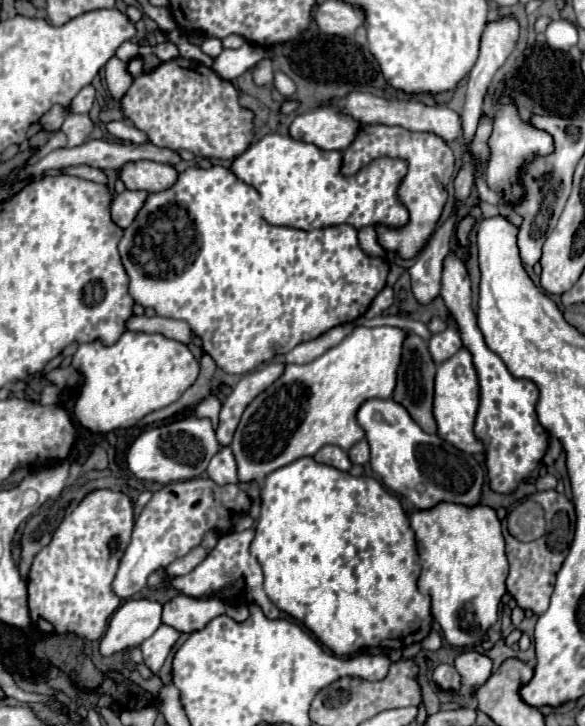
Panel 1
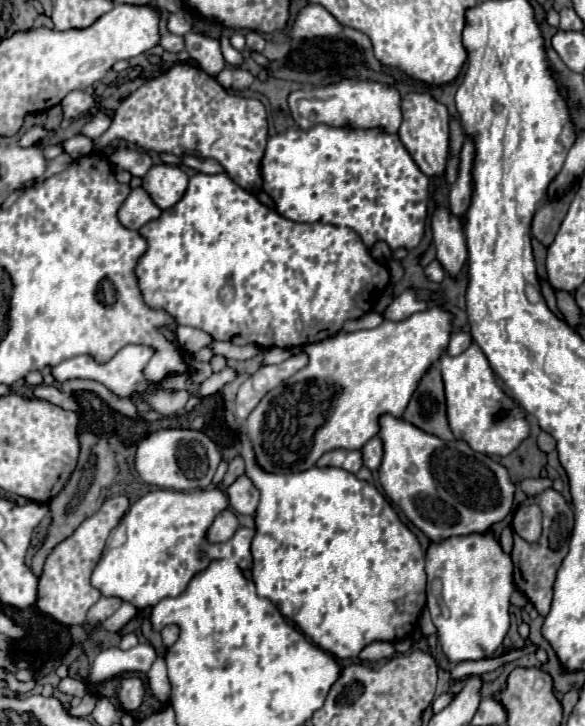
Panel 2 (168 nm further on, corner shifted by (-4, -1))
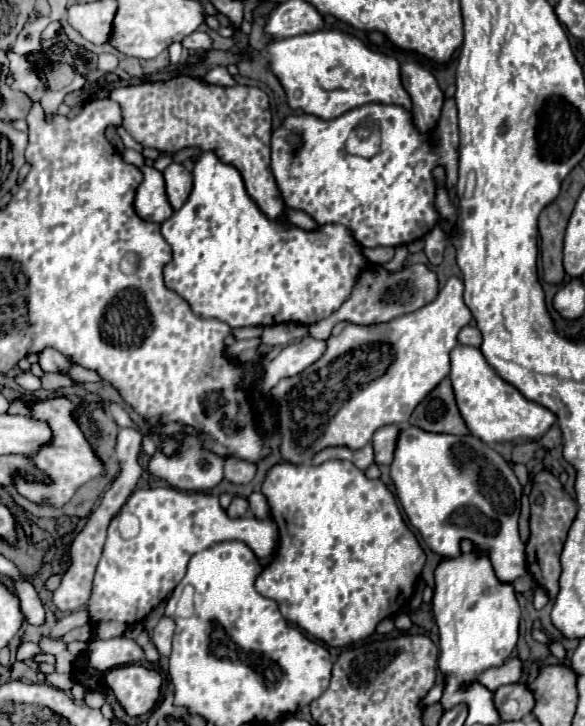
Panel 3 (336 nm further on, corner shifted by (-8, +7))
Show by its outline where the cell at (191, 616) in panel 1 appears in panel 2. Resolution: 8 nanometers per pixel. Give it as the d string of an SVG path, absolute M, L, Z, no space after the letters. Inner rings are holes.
M165 626L161 630L161 638L163 638L163 646L171 648L177 642L177 638L179 638L179 628L177 626Z

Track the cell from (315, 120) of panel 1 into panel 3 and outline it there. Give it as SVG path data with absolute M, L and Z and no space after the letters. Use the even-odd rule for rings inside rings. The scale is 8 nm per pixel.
M319 30L287 40L271 40L267 48L271 52L271 70L281 80L293 110L331 120L369 102L397 104L405 110L411 108L409 94L401 84L399 62L369 50L353 36L337 30Z

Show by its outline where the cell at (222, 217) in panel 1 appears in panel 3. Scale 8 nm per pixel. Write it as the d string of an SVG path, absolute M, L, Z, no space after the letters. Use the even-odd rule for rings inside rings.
M201 152L195 168L193 168L193 190L187 198L187 202L183 204L181 210L173 212L171 218L167 218L161 224L161 234L163 238L169 242L171 250L173 250L173 258L169 264L165 264L163 274L165 274L165 286L173 292L177 292L183 300L189 302L193 314L201 316L201 318L217 318L229 326L273 326L273 324L287 324L287 322L295 322L295 324L303 324L303 326L311 326L327 316L331 316L333 312L337 312L341 308L343 302L347 302L351 298L353 286L359 282L361 274L371 268L369 260L363 256L361 252L361 244L355 240L355 236L351 234L349 228L341 226L341 224L321 224L315 230L303 230L295 224L283 222L283 220L269 220L259 206L253 202L253 198L247 194L245 184L241 174L237 172L237 168L221 162L213 152Z

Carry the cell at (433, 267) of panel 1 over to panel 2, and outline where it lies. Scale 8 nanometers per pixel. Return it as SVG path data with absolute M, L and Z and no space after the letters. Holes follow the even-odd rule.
M465 140L463 150L461 150L461 166L459 166L459 176L457 182L451 186L449 192L449 208L455 216L463 218L469 202L471 202L471 194L473 194L473 182L471 182L471 166L473 166L473 142Z

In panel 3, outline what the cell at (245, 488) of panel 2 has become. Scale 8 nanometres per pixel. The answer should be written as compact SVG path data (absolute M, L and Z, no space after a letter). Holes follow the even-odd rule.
M253 492L247 500L249 500L249 508L253 510L253 514L257 518L267 518L269 516L269 506L267 506L267 500L261 492Z

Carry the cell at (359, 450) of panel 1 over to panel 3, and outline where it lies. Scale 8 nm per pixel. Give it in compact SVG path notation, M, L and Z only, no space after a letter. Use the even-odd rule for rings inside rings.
M383 426L373 434L373 448L375 448L375 464L391 464L393 450L397 442L399 426Z

